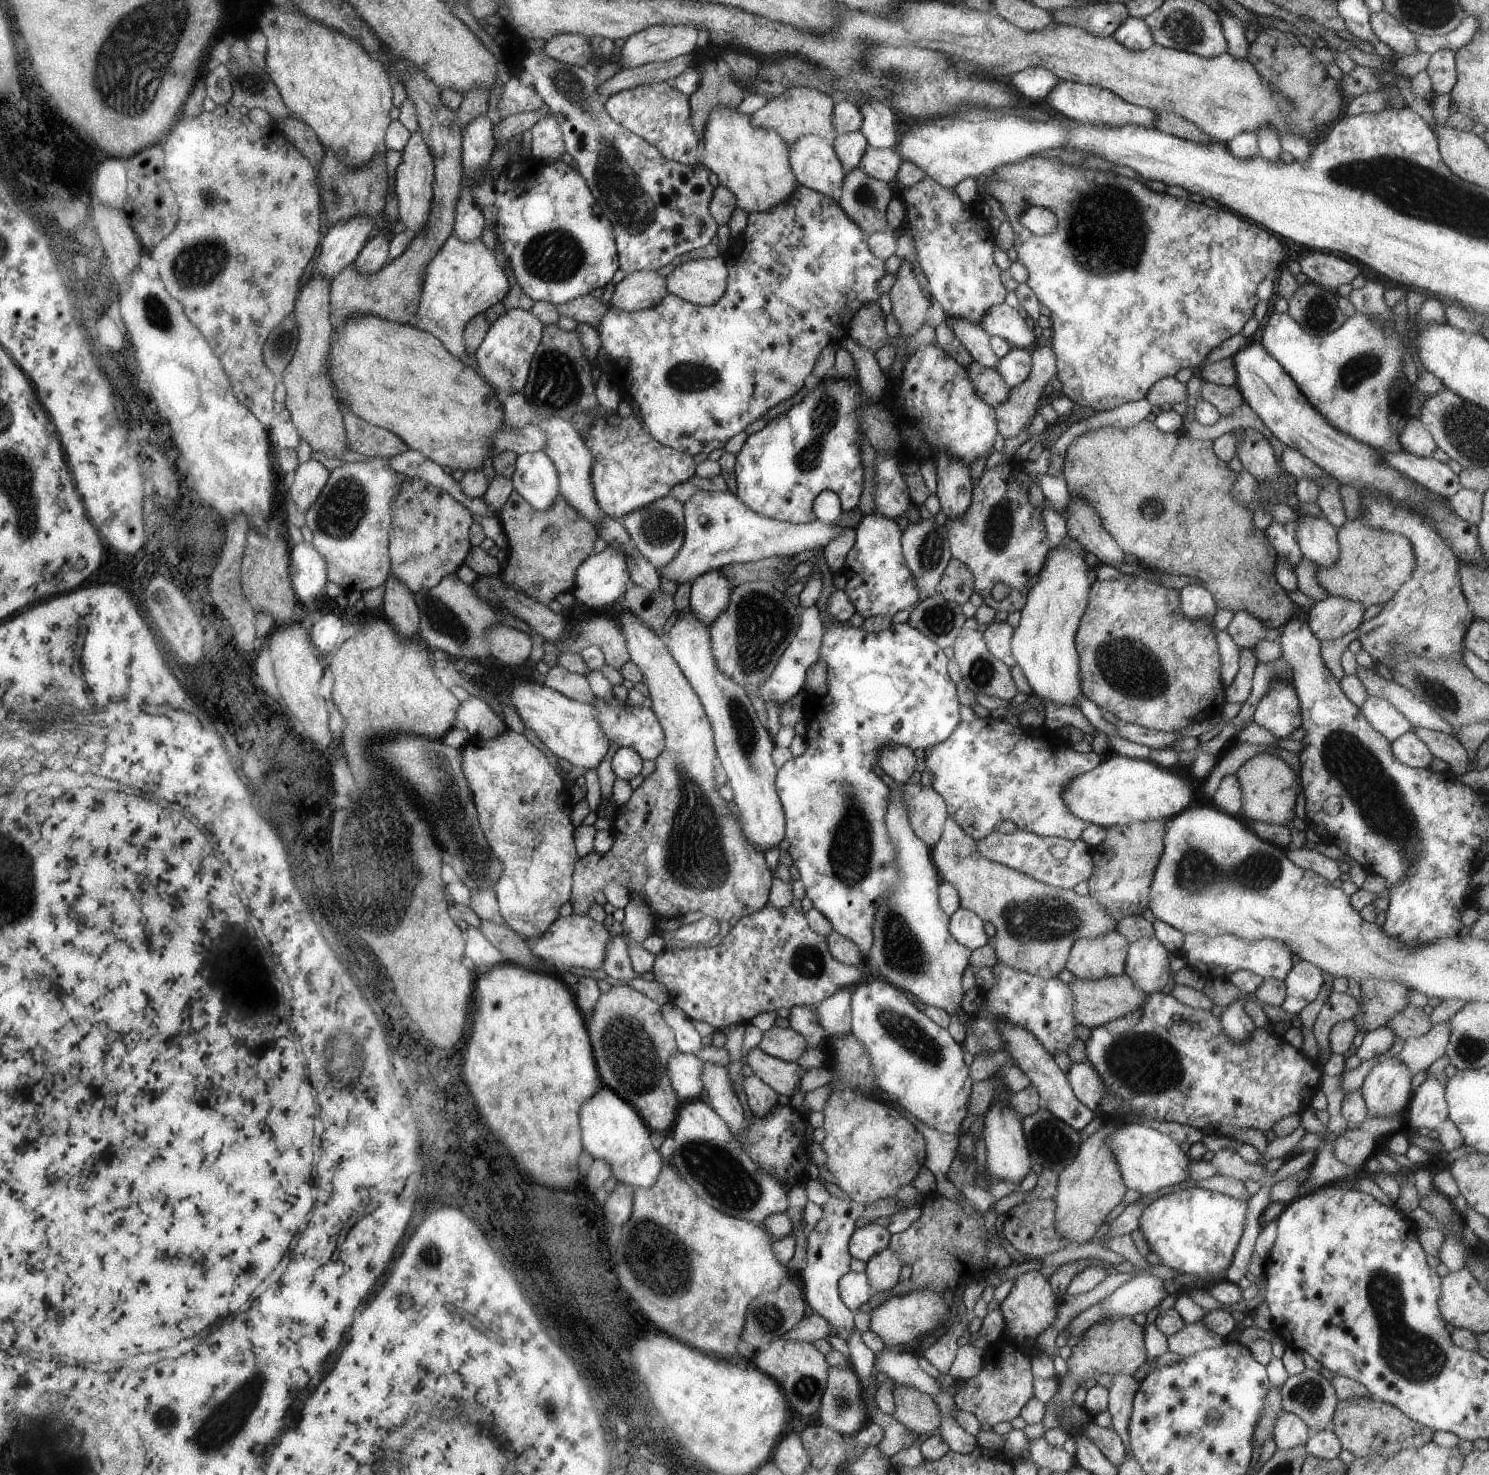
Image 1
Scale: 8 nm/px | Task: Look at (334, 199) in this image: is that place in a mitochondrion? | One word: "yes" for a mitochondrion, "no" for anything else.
yes

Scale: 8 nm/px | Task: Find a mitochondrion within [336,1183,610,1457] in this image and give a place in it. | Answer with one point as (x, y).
(549, 1407)

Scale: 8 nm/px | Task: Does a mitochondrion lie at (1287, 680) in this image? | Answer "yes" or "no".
no

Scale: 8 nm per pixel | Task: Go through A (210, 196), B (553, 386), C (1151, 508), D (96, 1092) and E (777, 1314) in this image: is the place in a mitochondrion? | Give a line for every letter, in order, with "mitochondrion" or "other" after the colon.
A: mitochondrion
B: mitochondrion
C: mitochondrion
D: other
E: mitochondrion

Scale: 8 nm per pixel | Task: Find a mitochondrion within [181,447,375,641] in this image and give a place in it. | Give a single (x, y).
(341, 512)

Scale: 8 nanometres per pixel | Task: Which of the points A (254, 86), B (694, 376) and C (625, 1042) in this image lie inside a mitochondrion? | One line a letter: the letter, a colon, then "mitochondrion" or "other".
A: mitochondrion
B: mitochondrion
C: mitochondrion

